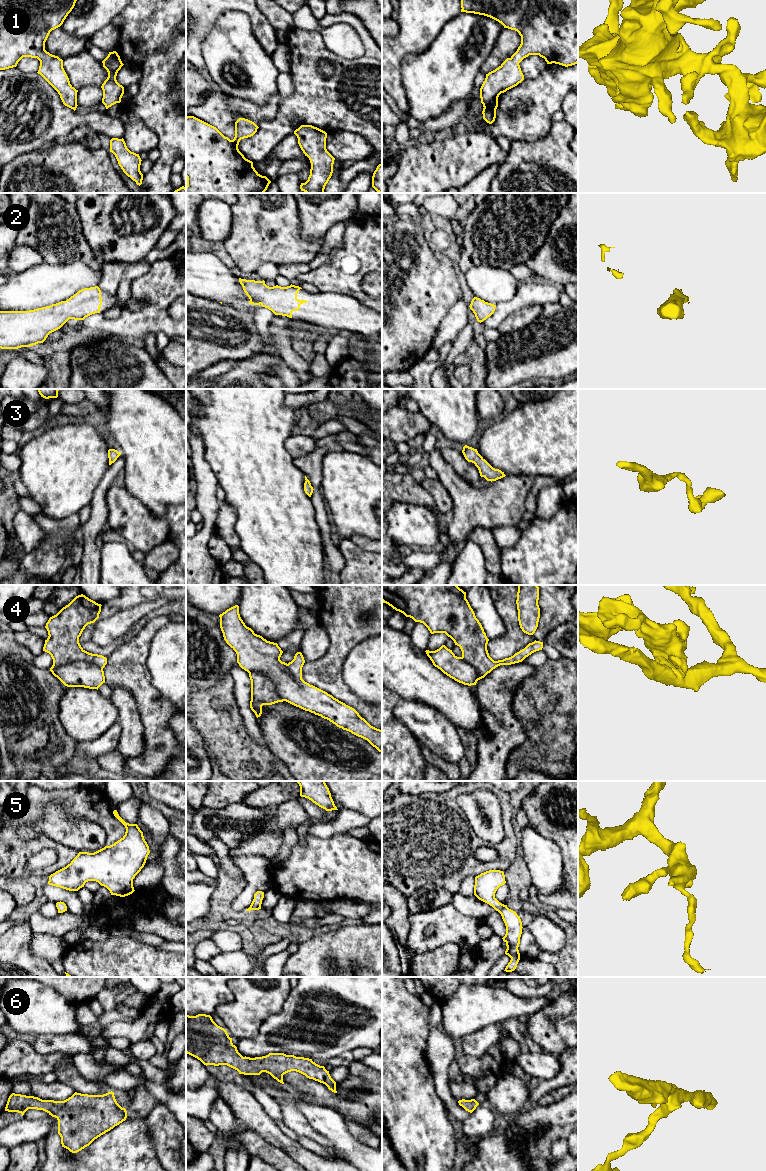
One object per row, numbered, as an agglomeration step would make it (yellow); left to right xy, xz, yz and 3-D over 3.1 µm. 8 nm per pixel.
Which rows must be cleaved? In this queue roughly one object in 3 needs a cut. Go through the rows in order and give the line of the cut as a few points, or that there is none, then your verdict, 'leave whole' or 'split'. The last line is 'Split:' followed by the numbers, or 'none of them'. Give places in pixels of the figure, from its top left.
1: cut none; leave whole
2: cut none; leave whole
3: cut none; leave whole
4: cut xy (53, 664), (64, 665), (74, 661), (89, 661), (102, 669); split
5: cut none; leave whole
6: cut none; leave whole
Split: 4

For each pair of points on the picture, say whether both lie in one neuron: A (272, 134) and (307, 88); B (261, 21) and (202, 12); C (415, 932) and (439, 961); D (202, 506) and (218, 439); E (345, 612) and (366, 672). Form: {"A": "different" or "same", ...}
{"A": "same", "B": "same", "C": "different", "D": "different", "E": "different"}

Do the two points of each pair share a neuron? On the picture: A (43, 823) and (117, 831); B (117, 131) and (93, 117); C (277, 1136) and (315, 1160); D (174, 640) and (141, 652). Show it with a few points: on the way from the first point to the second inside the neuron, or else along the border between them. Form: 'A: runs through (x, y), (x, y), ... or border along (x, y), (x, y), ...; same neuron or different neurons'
A: border along (88, 820), (96, 822), (104, 830), (106, 845); different neurons
B: runs through (111, 126), (99, 122); same neuron
C: runs through (286, 1144), (306, 1158); same neuron
D: border along (161, 628), (152, 639), (147, 657), (150, 673); different neurons

